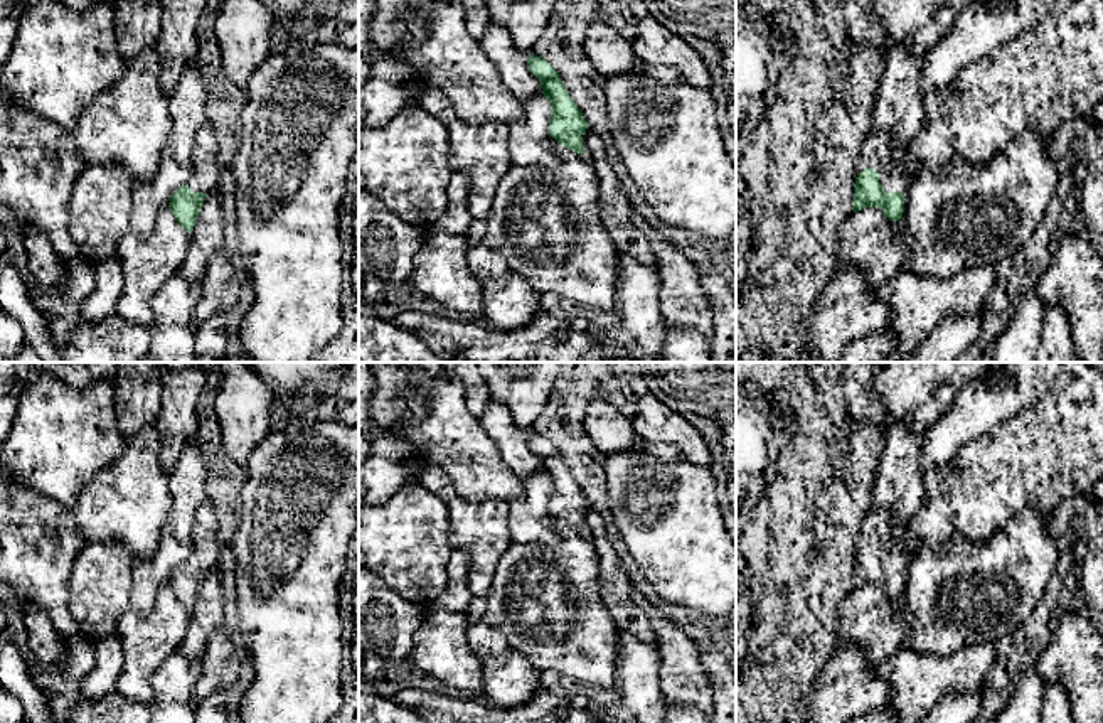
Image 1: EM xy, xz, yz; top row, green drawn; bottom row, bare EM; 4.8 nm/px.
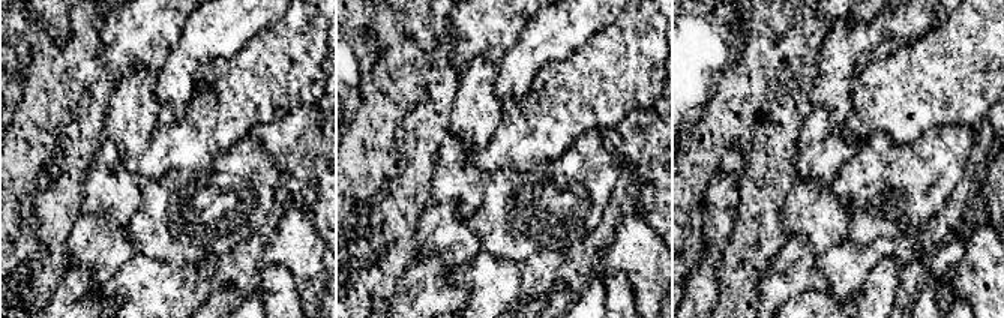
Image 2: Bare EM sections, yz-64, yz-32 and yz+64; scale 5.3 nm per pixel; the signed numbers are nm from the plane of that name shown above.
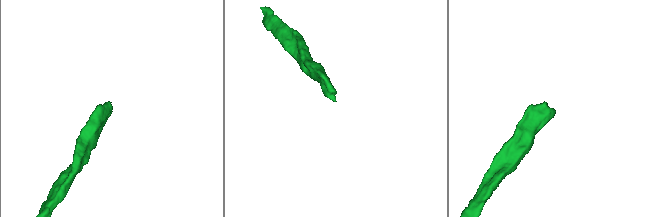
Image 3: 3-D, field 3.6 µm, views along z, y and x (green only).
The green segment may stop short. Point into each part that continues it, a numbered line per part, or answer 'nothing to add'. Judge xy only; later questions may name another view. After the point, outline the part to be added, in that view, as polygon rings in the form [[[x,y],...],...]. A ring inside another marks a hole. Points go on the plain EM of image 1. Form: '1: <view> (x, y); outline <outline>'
1: xy (204, 555); outline [[[205,501],[199,507],[190,534],[192,553],[187,563],[194,570],[209,571],[219,560],[217,516],[212,502]]]

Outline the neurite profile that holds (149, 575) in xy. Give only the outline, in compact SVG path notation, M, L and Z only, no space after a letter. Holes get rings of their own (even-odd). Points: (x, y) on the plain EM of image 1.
M163 528L157 551L147 560L133 563L130 608L138 613L148 613L157 600L158 588L170 580L177 566L185 563L192 553L192 544L182 544Z

